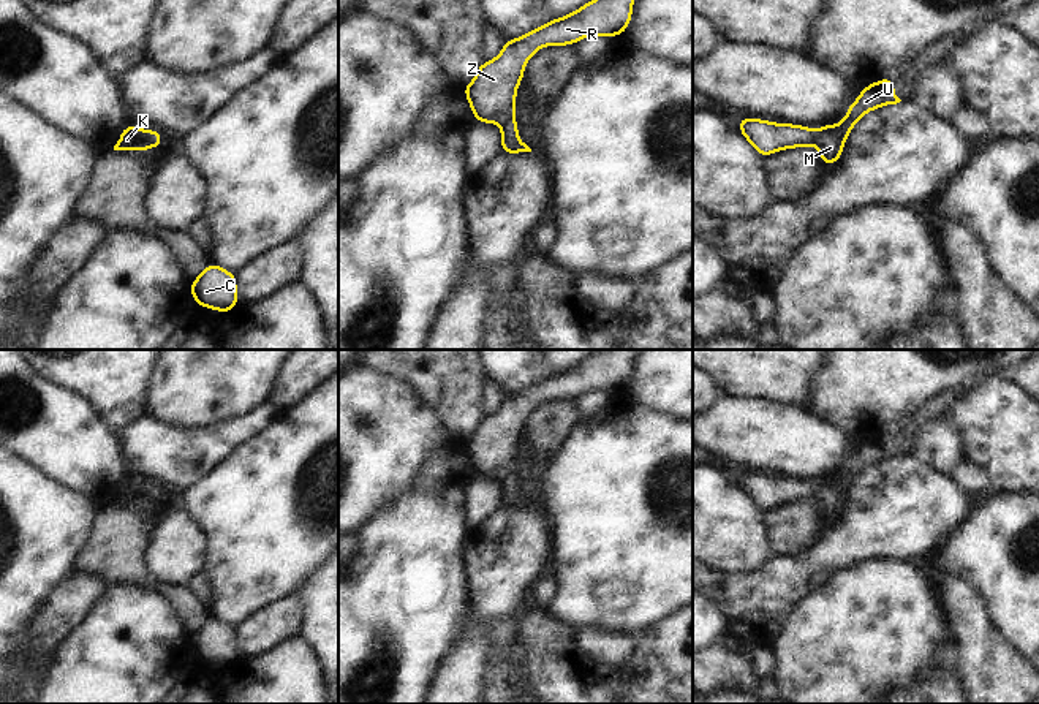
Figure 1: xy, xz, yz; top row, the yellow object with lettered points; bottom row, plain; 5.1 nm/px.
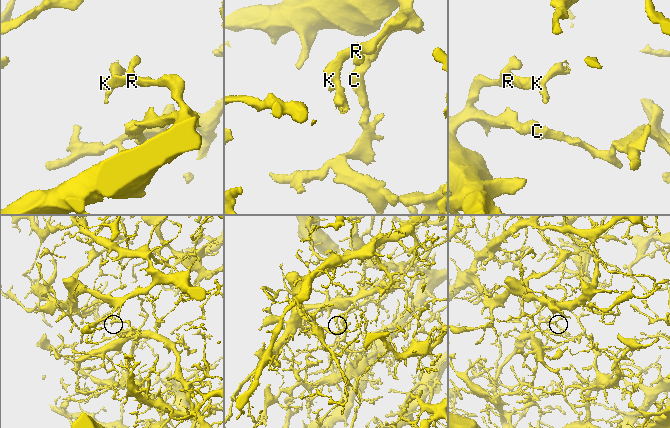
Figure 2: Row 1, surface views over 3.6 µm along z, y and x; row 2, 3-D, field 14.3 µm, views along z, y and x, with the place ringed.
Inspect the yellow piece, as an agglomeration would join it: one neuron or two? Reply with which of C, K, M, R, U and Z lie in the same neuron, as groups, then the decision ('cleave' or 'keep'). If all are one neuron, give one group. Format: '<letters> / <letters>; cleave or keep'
C K M R U Z; keep

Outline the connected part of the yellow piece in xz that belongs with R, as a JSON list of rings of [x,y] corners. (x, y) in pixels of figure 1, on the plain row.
[[[599,350],[566,370],[508,394],[495,413],[478,421],[473,435],[462,446],[476,476],[498,478],[503,508],[531,506],[519,494],[516,476],[516,445],[523,435],[528,414],[546,400],[572,400],[587,391],[622,391],[631,378],[636,351]]]

